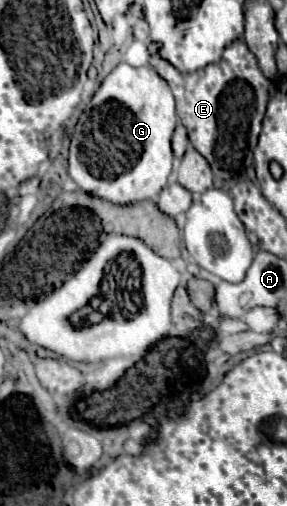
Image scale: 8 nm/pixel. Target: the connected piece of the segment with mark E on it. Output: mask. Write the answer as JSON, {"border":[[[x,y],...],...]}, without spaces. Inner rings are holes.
{"border":[[[234,41],[232,45],[226,47],[220,63],[208,65],[190,75],[180,75],[170,63],[160,59],[156,51],[158,51],[158,45],[152,43],[150,45],[150,53],[152,53],[150,65],[168,81],[168,85],[176,97],[176,113],[178,113],[180,121],[184,123],[184,127],[188,129],[188,137],[194,143],[194,147],[208,159],[214,177],[230,179],[230,177],[238,175],[240,171],[244,171],[246,167],[250,167],[252,157],[254,157],[254,145],[258,143],[258,135],[262,131],[262,117],[264,117],[266,105],[270,101],[270,83],[262,75],[260,67],[256,63],[256,57],[250,53],[246,43]]]}

